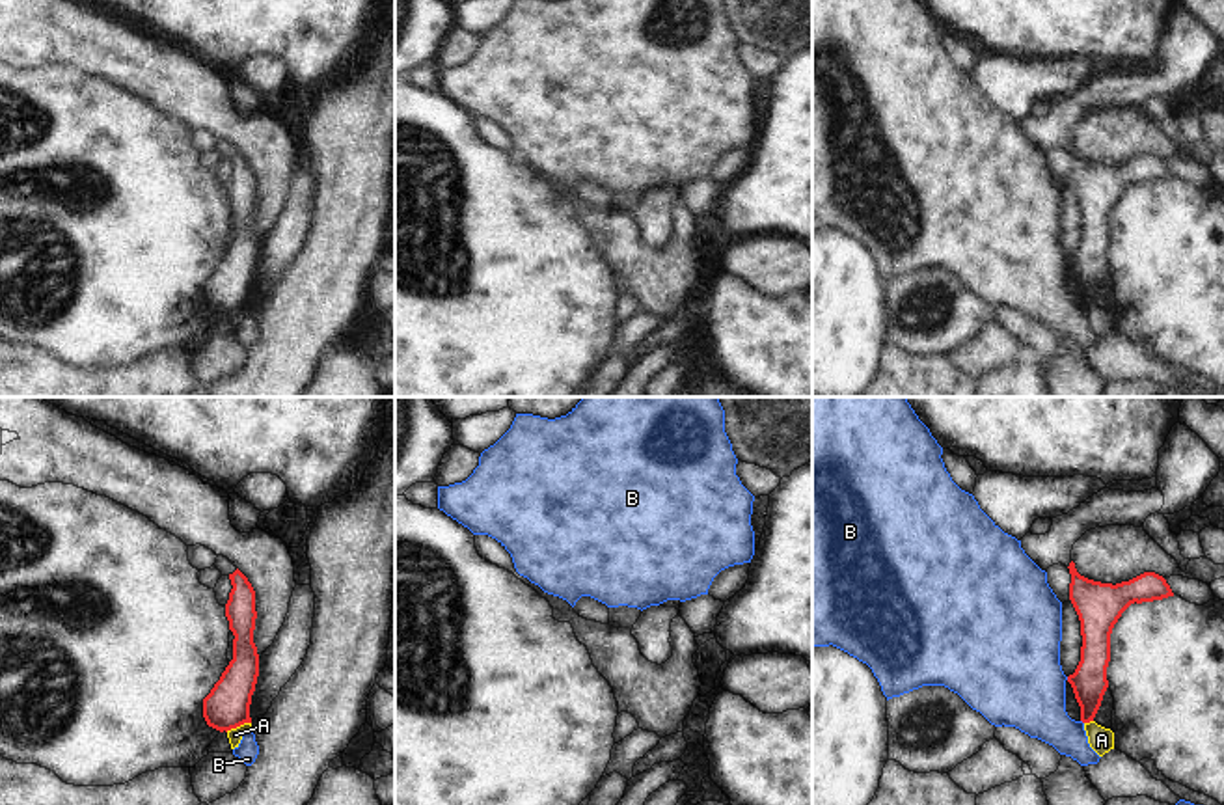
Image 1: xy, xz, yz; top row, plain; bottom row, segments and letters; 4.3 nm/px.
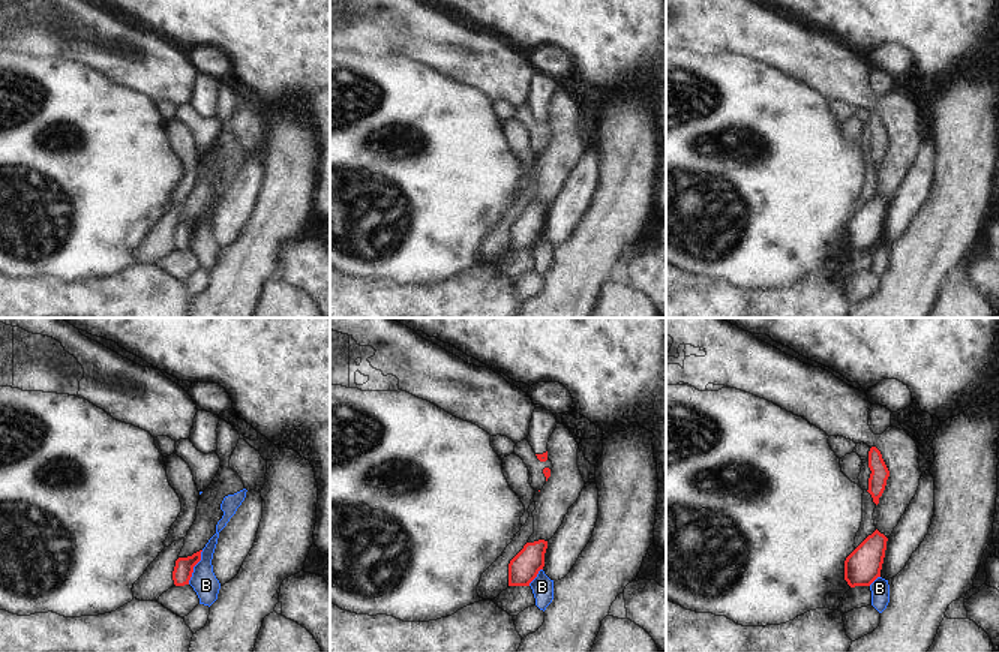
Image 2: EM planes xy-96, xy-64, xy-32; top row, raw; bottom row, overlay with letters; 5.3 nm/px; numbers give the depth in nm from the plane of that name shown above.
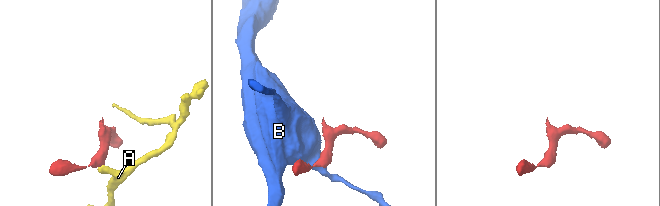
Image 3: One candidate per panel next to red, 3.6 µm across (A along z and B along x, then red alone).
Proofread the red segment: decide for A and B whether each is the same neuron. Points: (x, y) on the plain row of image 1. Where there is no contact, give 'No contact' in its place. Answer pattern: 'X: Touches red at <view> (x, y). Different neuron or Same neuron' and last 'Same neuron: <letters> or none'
A: Touches red at xy (237, 308). Different neuron
B: No contact. Different neuron
Same neuron: none.

